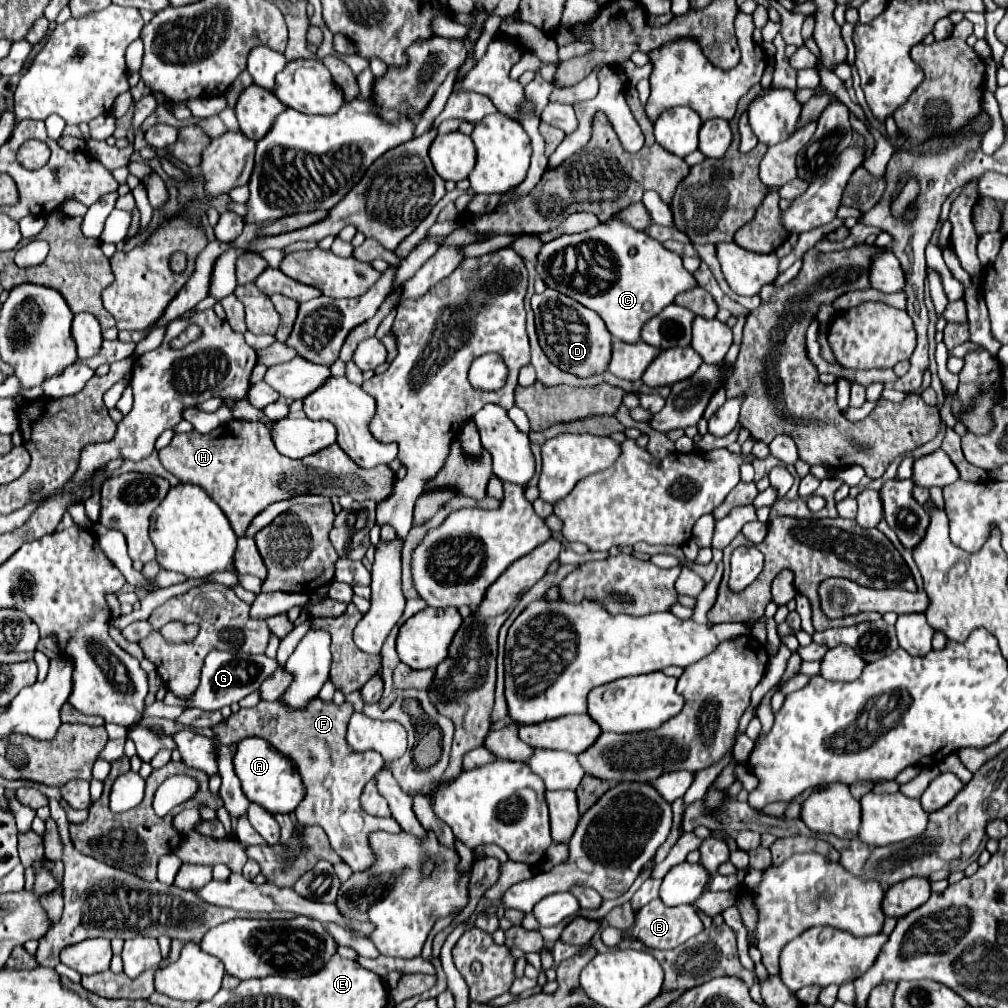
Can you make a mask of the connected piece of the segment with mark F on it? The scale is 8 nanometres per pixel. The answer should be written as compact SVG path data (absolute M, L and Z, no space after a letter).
M314 698L314 702L310 702L310 706L306 706L306 710L290 710L290 706L282 706L282 700L274 700L274 702L260 702L254 708L240 708L236 714L230 714L230 718L224 718L218 726L212 726L212 730L214 730L216 742L220 742L224 746L232 746L236 742L242 742L244 738L256 736L256 738L264 738L276 750L280 750L284 756L292 758L292 762L298 768L302 782L306 786L306 798L294 810L298 822L302 826L318 824L320 828L324 828L334 852L354 872L358 872L358 870L366 870L374 862L374 854L368 846L368 834L374 830L400 832L402 828L398 826L398 822L394 822L394 818L374 818L360 808L360 802L358 802L360 792L366 786L366 782L370 781L370 778L380 770L382 756L374 751L356 753L350 750L350 746L346 742L346 726L348 726L352 714L354 714L354 706L350 702L342 702L338 706L334 700L324 702L322 698Z

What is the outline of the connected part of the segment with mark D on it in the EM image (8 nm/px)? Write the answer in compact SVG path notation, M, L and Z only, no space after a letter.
M546 288L542 294L532 296L532 310L536 316L540 346L550 362L578 378L588 378L606 370L606 366L610 364L612 336L596 312L552 288Z

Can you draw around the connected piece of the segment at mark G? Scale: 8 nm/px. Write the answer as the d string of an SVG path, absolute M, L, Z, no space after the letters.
M212 650L206 660L204 660L204 668L202 668L202 682L198 686L198 690L188 698L188 700L180 700L169 690L164 697L164 704L174 706L184 706L184 708L202 708L202 710L220 710L222 706L230 706L238 700L242 700L244 696L248 696L250 692L258 690L258 686L270 676L274 674L278 668L282 668L278 664L276 658L268 658L268 656L254 656L254 654L244 654L244 652L222 652L222 650Z

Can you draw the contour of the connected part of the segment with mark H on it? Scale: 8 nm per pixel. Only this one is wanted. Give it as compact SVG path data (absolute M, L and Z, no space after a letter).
M230 420L226 426L218 426L210 434L200 434L196 430L174 434L172 442L160 450L160 462L182 484L198 484L210 492L228 516L236 536L244 536L252 520L274 502L302 494L322 494L328 498L350 494L362 502L368 498L380 502L390 494L394 478L388 466L376 466L370 470L354 466L354 462L342 454L338 444L332 444L310 458L286 458L284 454L278 454L270 426L246 420Z

